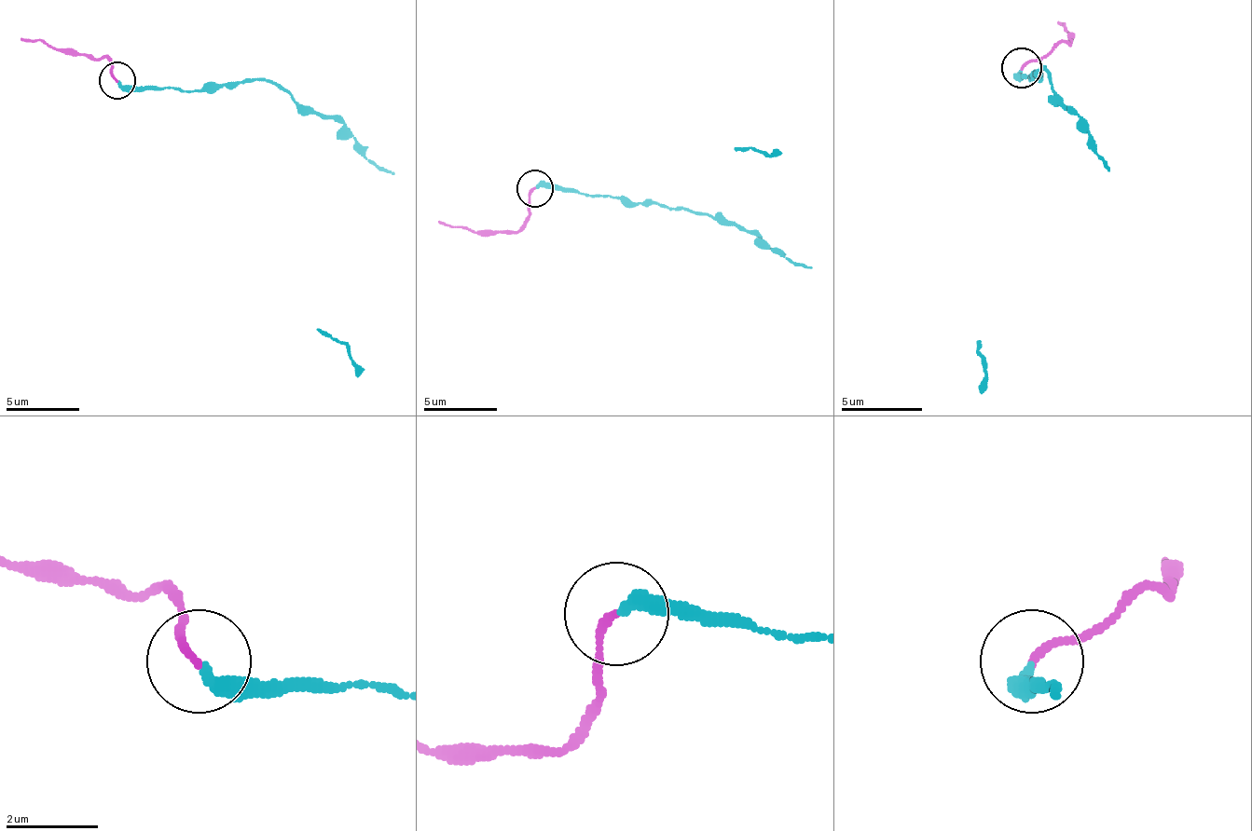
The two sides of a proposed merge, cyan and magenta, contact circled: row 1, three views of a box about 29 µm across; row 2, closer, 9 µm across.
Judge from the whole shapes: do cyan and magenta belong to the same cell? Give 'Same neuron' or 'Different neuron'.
Different neuron

